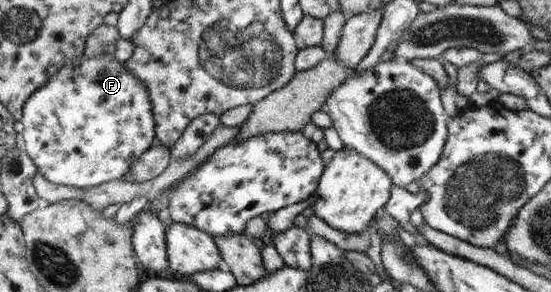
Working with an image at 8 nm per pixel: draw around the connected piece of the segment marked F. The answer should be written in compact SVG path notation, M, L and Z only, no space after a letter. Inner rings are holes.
M112 54L84 58L76 56L57 70L42 87L36 88L21 108L23 151L48 182L86 188L120 180L128 172L129 164L155 144L154 121L145 86L124 63L114 60Z

